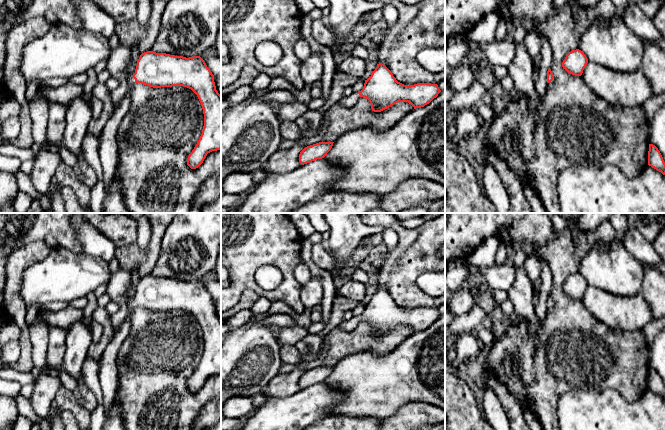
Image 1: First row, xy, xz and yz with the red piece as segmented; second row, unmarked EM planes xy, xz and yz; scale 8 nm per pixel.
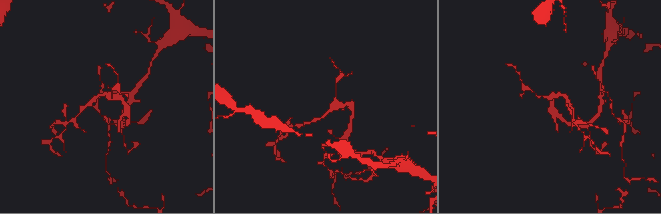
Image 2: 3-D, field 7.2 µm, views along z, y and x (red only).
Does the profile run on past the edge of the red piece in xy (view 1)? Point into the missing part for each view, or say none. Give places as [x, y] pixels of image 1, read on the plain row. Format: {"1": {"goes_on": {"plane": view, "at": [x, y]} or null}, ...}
{"1": {"goes_on": {"plane": "xy", "at": [130, 305]}}}

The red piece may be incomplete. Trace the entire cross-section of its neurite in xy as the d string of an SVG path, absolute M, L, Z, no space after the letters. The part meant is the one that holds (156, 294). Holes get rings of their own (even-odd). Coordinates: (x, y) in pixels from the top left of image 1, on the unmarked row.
M153 275L144 276L137 285L135 297L127 303L129 311L135 307L153 312L183 310L197 319L203 333L204 350L200 363L187 382L187 389L191 393L198 392L208 377L221 374L221 319L216 314L214 299L200 280L186 282Z

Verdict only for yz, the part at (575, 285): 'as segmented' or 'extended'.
as segmented

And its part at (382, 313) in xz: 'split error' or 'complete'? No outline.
split error

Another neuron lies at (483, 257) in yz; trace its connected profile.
M495 237L487 238L468 257L473 269L483 270L495 265L495 255L499 241Z

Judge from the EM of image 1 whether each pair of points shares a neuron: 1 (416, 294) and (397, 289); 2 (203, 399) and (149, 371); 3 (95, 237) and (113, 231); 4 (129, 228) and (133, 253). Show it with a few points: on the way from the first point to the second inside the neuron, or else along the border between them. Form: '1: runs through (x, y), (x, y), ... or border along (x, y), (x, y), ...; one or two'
1: runs through (411, 294), (407, 294), (402, 289); one
2: runs through (190, 399), (177, 399), (162, 384); one
3: border along (90, 223), (116, 247); two
4: border along (135, 241), (116, 248); two

